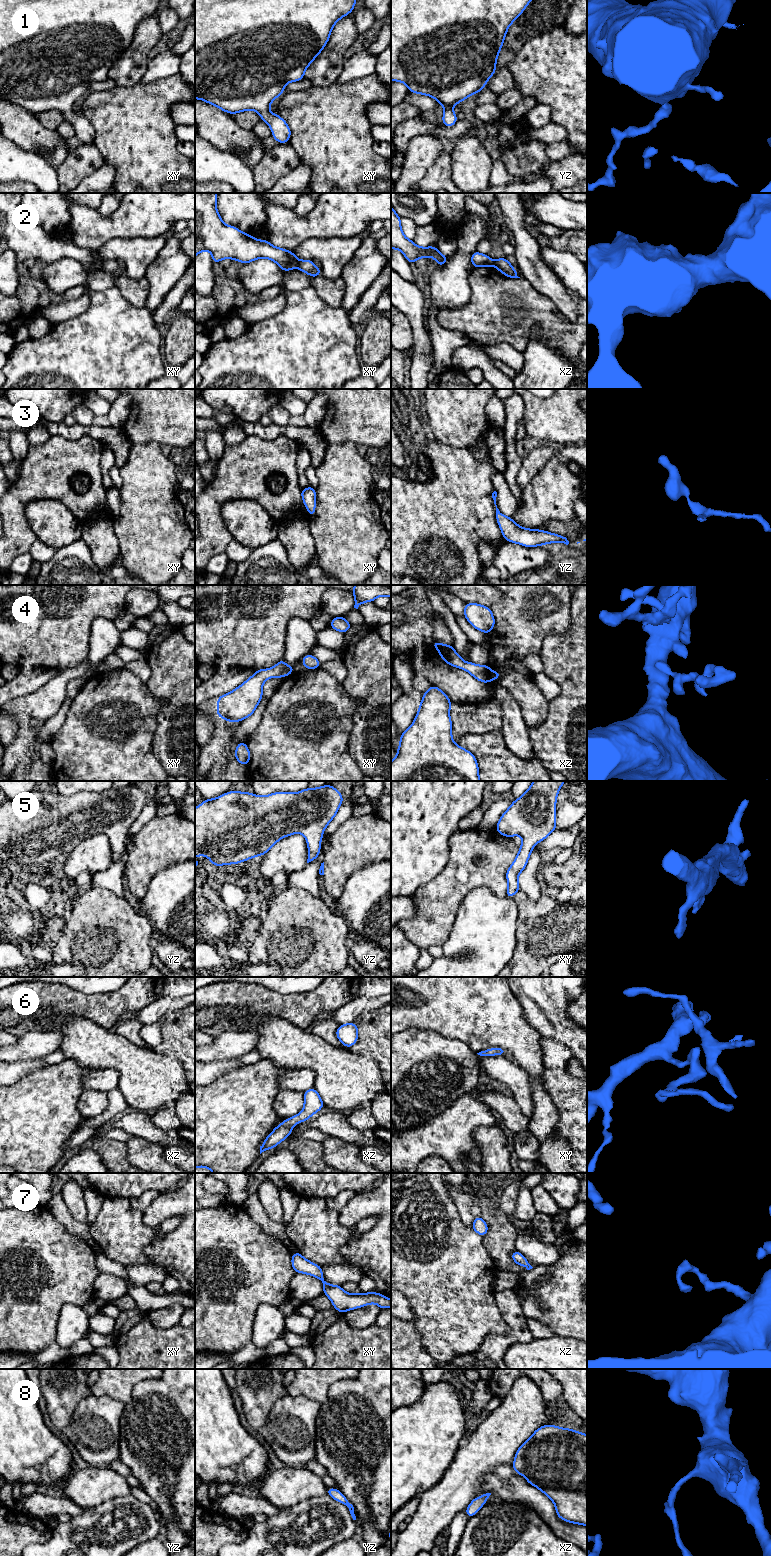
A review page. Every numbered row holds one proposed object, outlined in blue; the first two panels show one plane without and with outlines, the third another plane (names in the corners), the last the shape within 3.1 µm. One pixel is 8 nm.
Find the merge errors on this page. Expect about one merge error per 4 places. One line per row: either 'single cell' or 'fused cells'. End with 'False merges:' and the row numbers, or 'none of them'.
1: single cell
2: fused cells
3: single cell
4: single cell
5: single cell
6: single cell
7: single cell
8: single cell
False merges: 2

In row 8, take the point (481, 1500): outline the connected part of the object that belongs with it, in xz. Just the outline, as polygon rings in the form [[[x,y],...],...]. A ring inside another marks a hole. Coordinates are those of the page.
[[[486,1493],[477,1498],[474,1498],[471,1501],[470,1505],[465,1509],[469,1519],[480,1510],[480,1508],[487,1502],[490,1495],[491,1493]]]

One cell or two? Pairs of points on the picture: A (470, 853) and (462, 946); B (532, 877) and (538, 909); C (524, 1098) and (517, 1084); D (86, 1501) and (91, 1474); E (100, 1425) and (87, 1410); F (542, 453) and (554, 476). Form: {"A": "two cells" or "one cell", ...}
{"A": "two cells", "B": "two cells", "C": "one cell", "D": "one cell", "E": "one cell", "F": "two cells"}

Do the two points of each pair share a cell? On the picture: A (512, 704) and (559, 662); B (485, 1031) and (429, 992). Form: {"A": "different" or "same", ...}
{"A": "different", "B": "same"}

